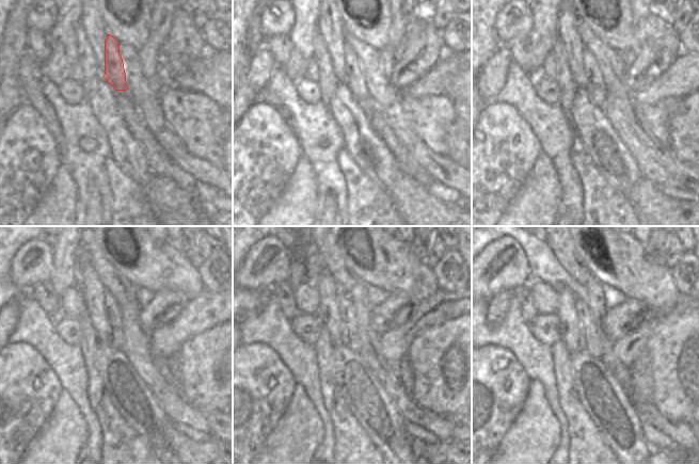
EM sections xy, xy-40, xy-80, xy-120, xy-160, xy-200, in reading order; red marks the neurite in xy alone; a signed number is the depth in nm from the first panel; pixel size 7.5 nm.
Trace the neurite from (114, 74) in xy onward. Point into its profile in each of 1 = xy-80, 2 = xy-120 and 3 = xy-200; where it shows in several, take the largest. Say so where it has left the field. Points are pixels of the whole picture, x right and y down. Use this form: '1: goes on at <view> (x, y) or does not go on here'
1: goes on at xy-80 (594, 84)
2: goes on at xy-120 (112, 308)
3: goes on at xy-200 (588, 339)

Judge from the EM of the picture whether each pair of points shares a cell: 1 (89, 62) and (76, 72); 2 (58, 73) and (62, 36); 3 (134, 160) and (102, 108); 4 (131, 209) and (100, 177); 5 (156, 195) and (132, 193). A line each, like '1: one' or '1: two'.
1: two
2: one
3: one
4: two
5: two

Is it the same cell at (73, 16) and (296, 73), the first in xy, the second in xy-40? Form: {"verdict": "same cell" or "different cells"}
{"verdict": "same cell"}

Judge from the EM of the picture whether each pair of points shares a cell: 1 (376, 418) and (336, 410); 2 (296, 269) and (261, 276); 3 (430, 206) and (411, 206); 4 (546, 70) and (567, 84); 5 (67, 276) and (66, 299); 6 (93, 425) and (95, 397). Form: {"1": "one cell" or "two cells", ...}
{"1": "two cells", "2": "two cells", "3": "one cell", "4": "two cells", "5": "two cells", "6": "two cells"}

